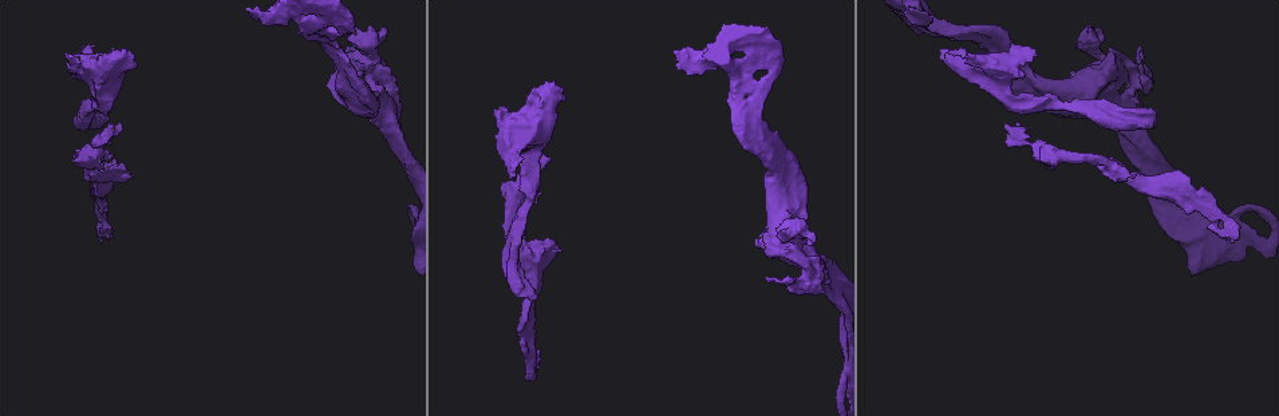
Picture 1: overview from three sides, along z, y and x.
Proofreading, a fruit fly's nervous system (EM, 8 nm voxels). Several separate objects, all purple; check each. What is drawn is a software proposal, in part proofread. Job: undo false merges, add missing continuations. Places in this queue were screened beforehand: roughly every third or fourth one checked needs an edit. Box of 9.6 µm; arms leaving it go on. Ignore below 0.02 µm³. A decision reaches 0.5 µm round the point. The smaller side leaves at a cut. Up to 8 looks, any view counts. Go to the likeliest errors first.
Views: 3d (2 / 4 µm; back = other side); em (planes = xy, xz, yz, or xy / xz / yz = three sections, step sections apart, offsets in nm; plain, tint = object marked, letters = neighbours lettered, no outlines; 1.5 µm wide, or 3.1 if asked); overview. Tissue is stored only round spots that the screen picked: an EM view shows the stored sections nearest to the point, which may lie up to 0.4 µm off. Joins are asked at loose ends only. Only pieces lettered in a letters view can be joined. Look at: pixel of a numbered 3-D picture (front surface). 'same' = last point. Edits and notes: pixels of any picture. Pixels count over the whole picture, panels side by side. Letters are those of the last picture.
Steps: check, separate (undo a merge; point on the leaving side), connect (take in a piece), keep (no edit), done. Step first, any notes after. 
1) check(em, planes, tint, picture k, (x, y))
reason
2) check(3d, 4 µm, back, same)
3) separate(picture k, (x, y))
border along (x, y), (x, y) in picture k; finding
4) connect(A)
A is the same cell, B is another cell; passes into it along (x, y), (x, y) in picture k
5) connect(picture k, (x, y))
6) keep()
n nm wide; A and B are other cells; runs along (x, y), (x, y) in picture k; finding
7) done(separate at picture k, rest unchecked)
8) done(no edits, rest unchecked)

check(3d, 2 µm, picture 1, (1156, 121))
stops while still wide

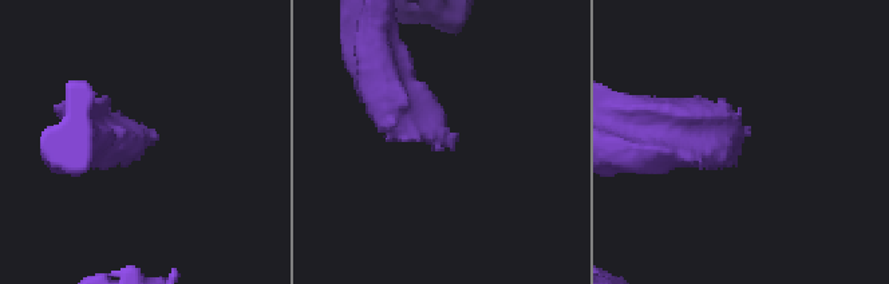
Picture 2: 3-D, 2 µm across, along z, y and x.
check(em, yz, step 4, plain, picture 2, (156, 138))
now the EM

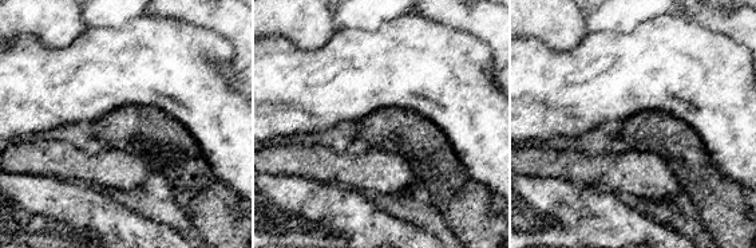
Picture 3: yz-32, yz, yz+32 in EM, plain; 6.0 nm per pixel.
check(em, yz, step 4, letters, same)
see the neighbours

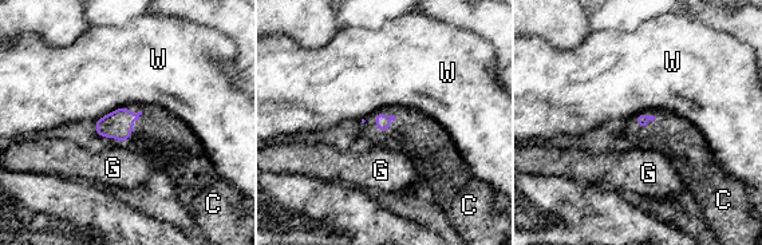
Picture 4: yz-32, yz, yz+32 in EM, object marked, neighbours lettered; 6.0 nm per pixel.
connect(C)
C is the same cell, G and W are other cells; it goes on there

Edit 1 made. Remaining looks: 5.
check(3d, 4 µm, picture 1, (804, 180))

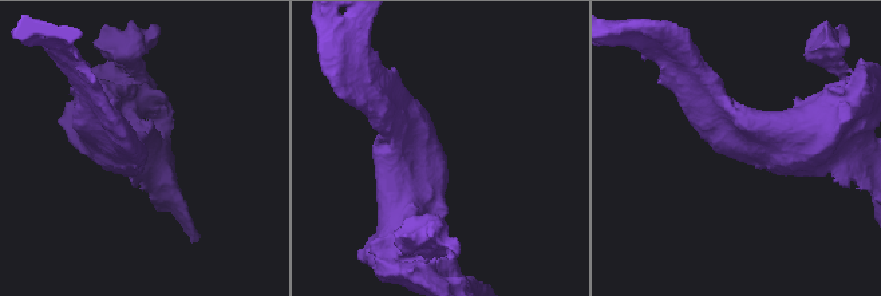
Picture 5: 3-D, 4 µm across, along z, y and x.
check(em, planes, plain, picture 5, (746, 158))

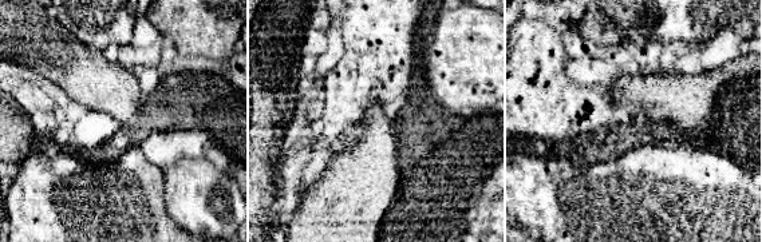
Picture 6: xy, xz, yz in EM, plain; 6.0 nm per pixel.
check(em, planes, letters, same)

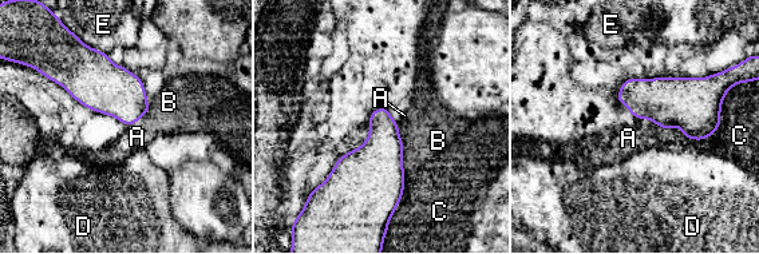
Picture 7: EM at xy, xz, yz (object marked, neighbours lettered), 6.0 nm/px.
keep()
240 nm wide; A, B, C, D and E are other cells; border along (637, 118), (648, 118), (668, 133) in picture 7; no lettered piece goes on from it

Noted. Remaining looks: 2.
check(em, 3.1 µm, xy, step 16, tint, picture 1, (347, 55))
branch stops here

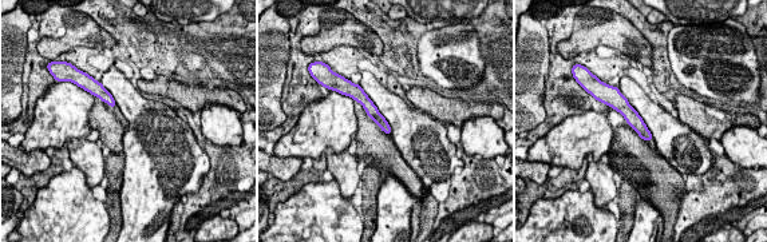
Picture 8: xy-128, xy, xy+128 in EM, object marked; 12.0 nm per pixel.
check(em, 3.1 µm, planes, letters, same)

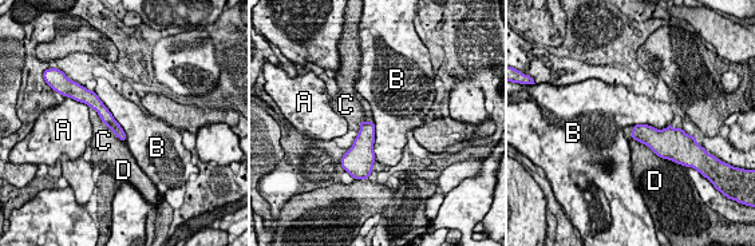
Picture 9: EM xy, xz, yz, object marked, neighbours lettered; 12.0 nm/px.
keep()
140 nm wide; B touches over 700 nm; A, B, C and D are other cells; no lettered piece goes on from it

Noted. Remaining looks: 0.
done(connect at picture 4, rest unchecked)

